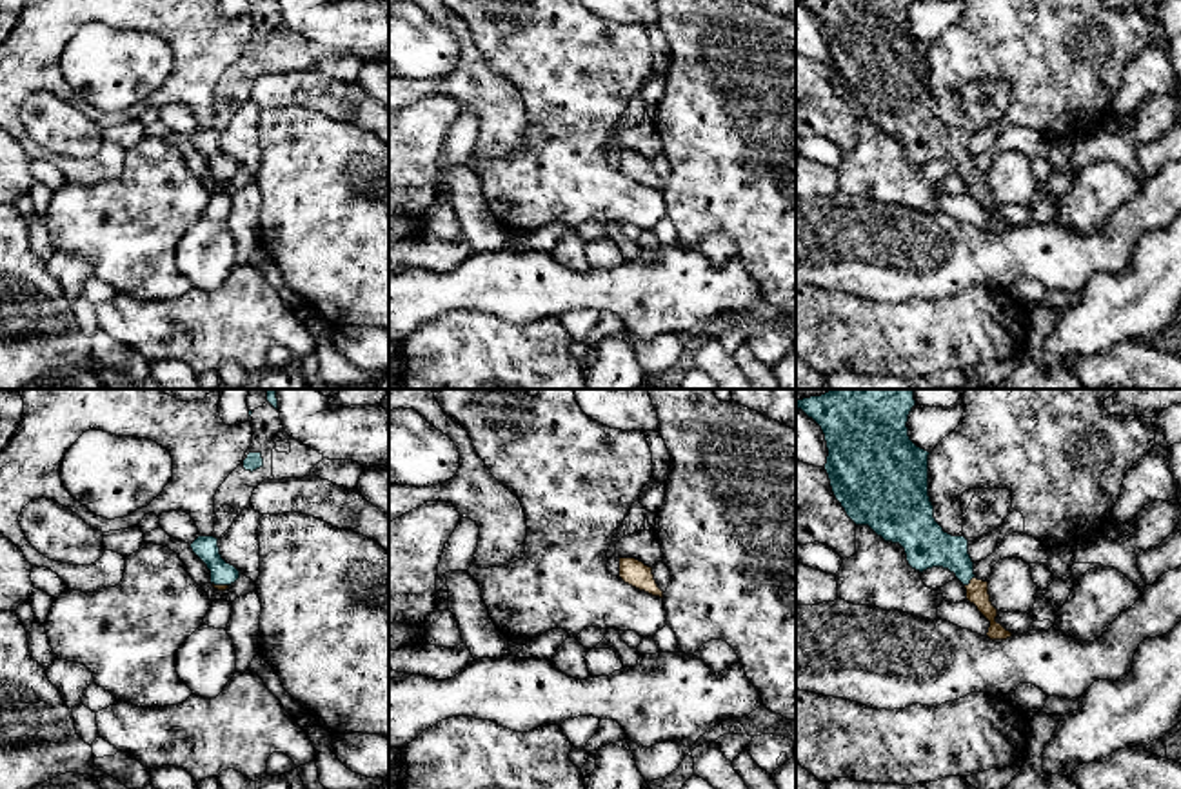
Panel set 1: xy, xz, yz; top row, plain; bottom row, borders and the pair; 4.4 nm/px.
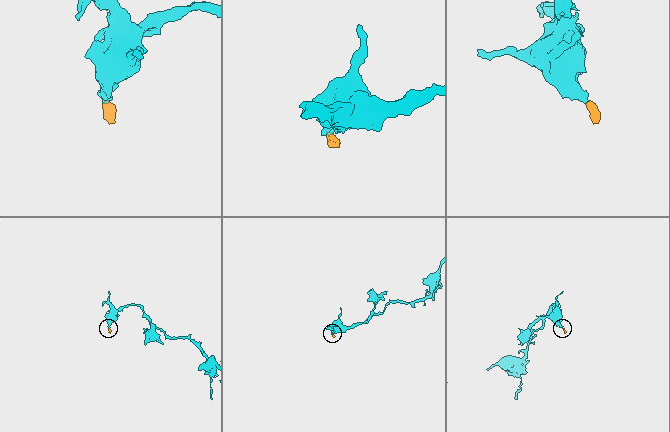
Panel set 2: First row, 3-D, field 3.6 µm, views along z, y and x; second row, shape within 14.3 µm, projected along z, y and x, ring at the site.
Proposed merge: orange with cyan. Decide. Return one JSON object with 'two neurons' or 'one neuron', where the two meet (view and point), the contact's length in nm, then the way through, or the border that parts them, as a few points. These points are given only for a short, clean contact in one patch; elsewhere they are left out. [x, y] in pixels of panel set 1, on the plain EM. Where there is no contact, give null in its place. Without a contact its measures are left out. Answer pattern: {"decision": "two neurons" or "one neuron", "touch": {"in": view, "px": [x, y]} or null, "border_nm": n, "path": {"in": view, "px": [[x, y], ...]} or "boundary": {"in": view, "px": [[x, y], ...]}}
{"decision": "one neuron", "touch": {"in": "yz", "px": [971, 175]}, "border_nm": 60, "path": {"in": "yz", "px": [[976, 184], [971, 175], [940, 142], [927, 139]]}}

